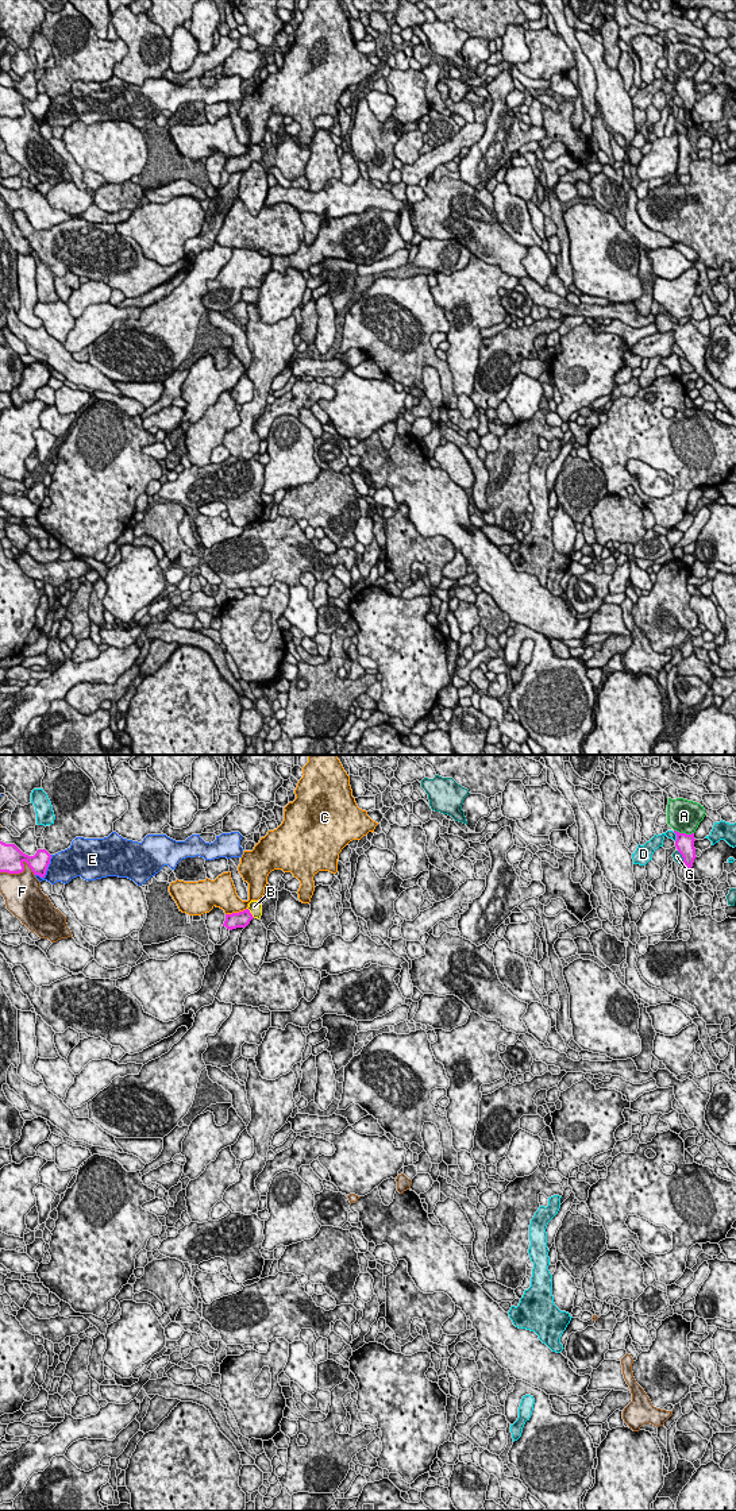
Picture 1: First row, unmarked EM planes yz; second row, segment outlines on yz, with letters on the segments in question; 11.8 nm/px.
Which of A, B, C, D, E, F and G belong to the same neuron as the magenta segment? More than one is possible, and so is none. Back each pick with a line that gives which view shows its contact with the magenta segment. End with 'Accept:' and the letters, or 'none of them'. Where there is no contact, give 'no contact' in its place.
B: yz
Accept: B

